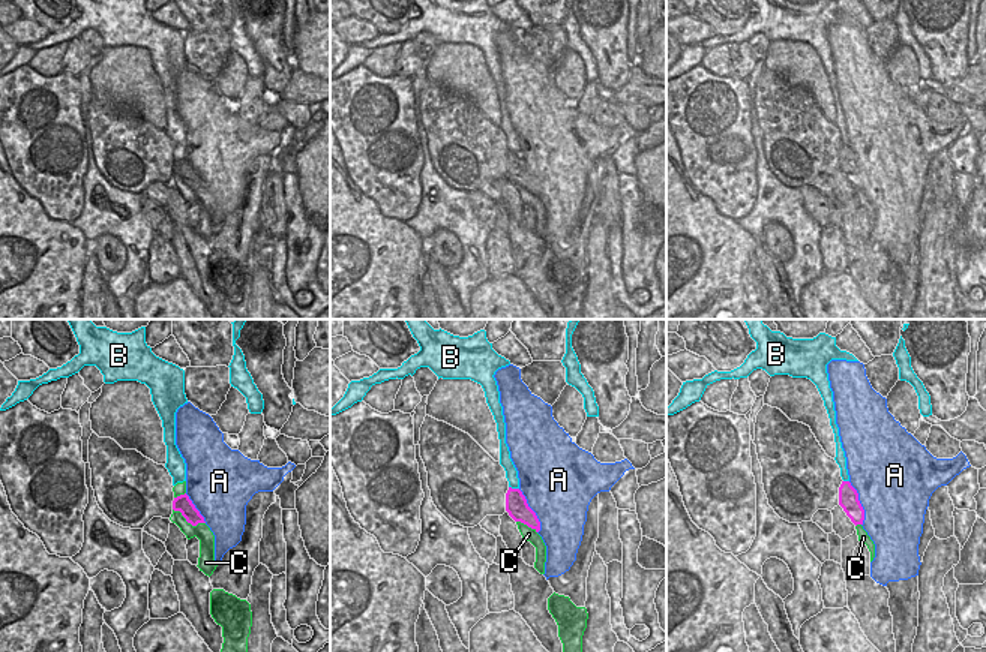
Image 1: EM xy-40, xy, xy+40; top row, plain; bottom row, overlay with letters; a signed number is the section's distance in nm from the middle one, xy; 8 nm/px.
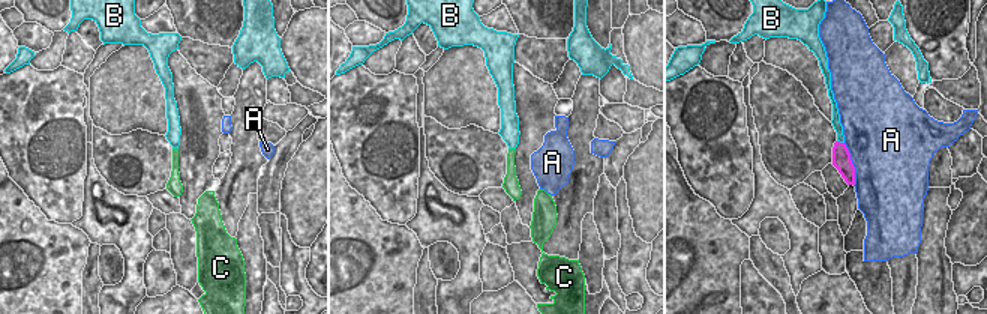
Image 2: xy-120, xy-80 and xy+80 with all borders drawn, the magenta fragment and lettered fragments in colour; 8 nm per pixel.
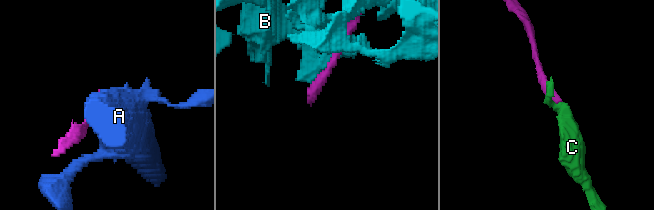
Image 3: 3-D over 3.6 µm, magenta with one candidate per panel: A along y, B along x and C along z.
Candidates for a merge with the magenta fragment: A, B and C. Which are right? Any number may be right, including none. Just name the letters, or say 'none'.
C

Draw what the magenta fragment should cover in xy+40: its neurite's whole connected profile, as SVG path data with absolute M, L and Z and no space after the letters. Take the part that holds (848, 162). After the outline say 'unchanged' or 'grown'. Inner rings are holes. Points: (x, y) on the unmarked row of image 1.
M842 145L839 151L839 169L843 172L846 180L855 189L858 205L867 210L870 216L870 226L872 226L875 222L875 208L861 190L864 184L864 174L858 165L857 154L851 150L849 145Z; grown

